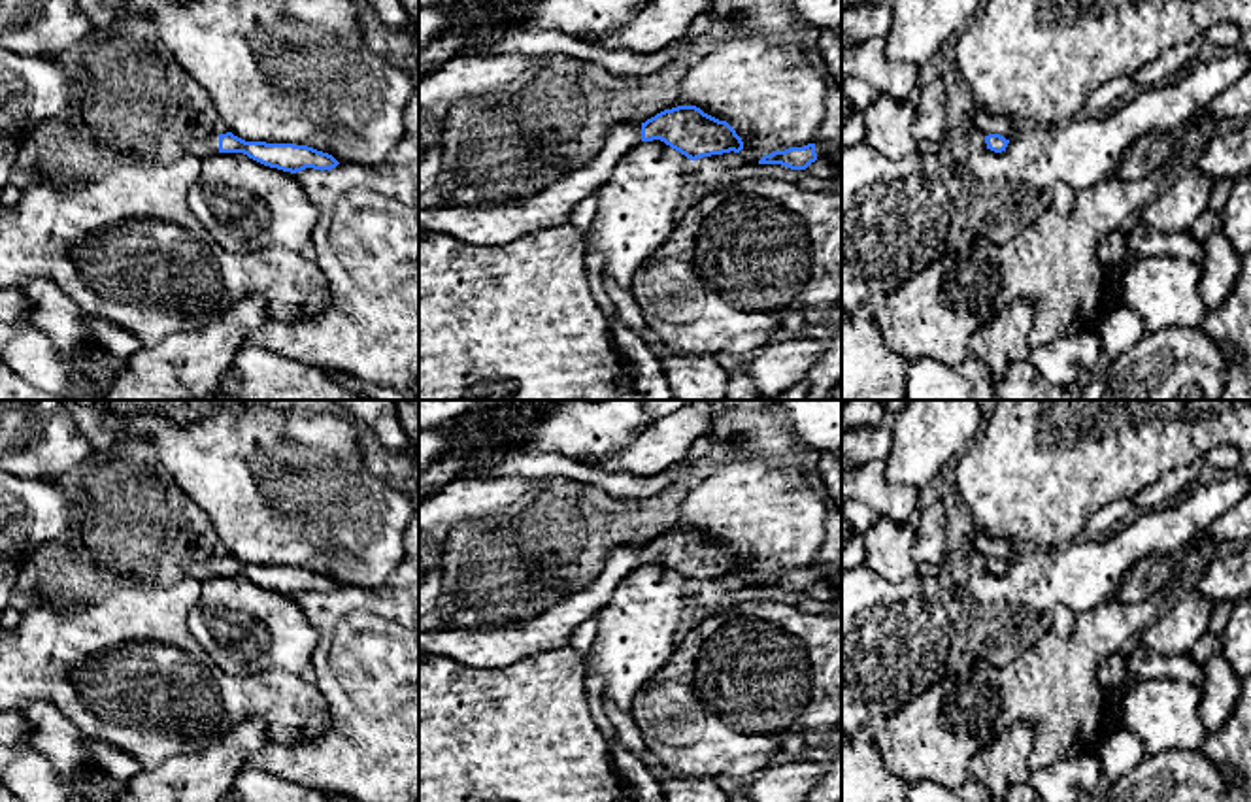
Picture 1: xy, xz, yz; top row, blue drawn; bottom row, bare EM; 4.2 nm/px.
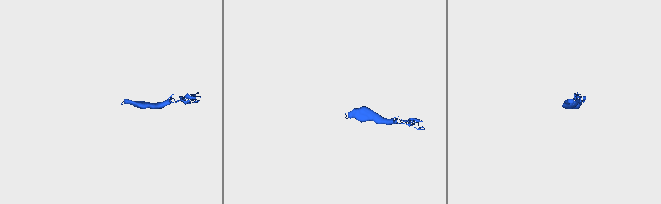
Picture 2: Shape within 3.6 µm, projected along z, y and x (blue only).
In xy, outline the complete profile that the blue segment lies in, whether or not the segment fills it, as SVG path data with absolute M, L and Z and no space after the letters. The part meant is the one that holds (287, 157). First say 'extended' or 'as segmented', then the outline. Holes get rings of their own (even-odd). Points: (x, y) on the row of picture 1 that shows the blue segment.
extended | M208 132L206 136L192 140L189 143L189 151L198 159L208 159L215 153L243 153L264 166L291 174L302 172L306 168L330 172L340 164L332 155L308 145L245 142L232 132Z

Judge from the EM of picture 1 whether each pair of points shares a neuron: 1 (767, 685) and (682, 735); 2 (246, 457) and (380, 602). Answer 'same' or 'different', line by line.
1: same
2: different

